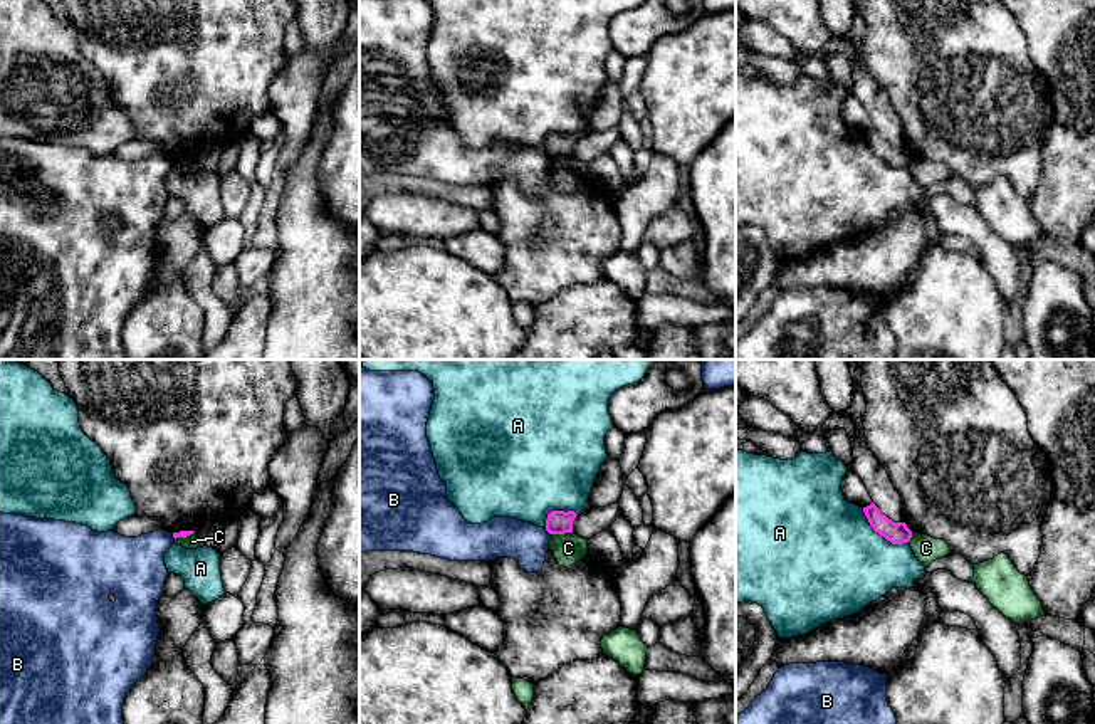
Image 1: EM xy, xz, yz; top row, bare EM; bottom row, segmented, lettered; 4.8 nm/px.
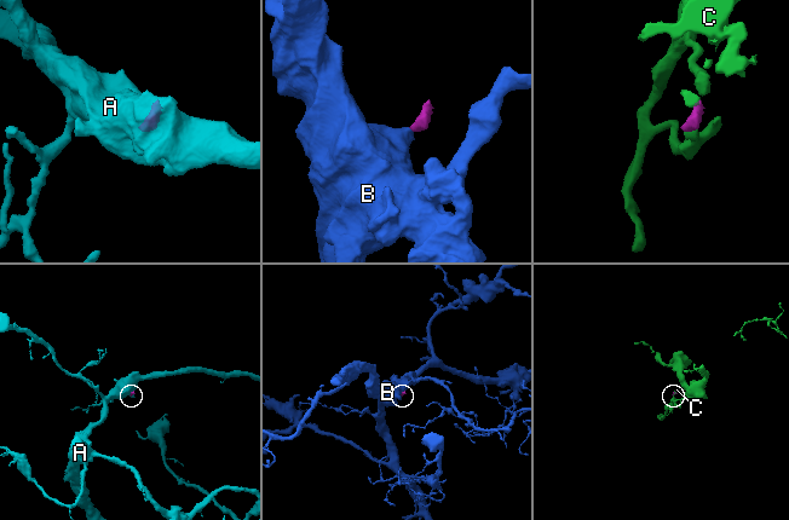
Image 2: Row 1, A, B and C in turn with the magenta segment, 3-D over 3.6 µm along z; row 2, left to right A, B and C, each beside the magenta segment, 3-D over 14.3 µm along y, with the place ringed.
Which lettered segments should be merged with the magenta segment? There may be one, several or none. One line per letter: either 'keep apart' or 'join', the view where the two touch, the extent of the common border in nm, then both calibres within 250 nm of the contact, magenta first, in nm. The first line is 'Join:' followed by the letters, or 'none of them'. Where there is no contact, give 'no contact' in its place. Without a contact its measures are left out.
Join: none of them
A: keep apart; contact in yz; length 280 nm; calibres 110 and 480 nm
B: keep apart; contact in xz; length 40 nm; calibres 110 and 190 nm
C: keep apart; contact in xz; length 110 nm; calibres 110 and 150 nm

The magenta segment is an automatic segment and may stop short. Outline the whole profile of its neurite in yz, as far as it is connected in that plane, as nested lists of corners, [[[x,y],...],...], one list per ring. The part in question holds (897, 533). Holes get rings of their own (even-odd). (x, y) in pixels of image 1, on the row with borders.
[[[872,502],[870,506],[863,507],[863,512],[873,527],[875,533],[883,536],[892,544],[904,544],[909,543],[912,538],[912,531],[907,527],[905,522],[893,522],[880,509]]]

